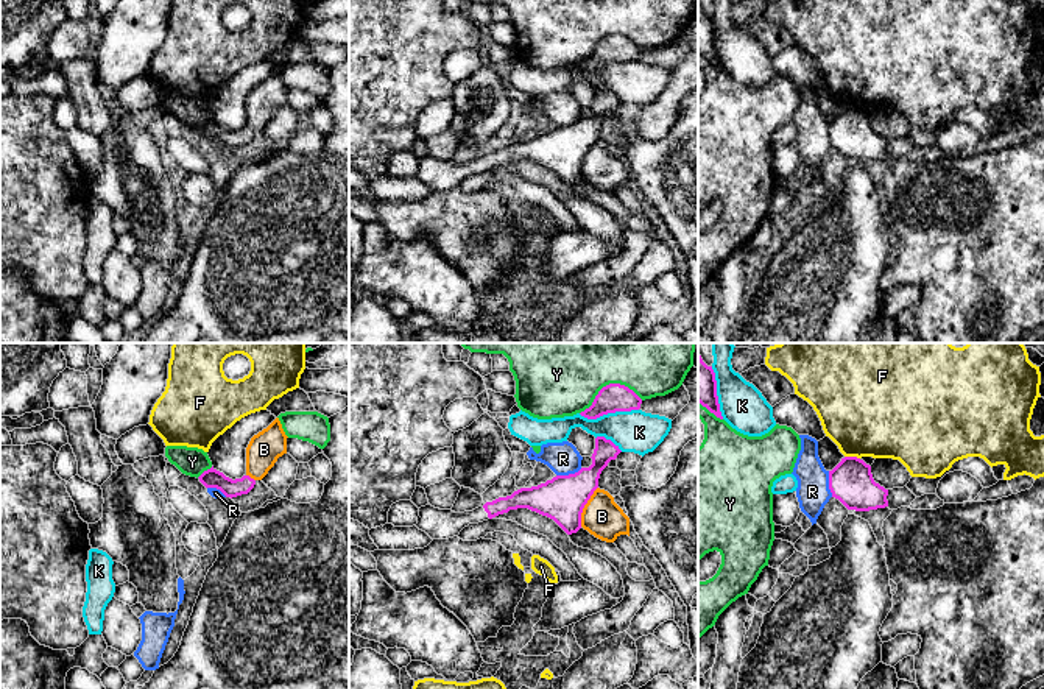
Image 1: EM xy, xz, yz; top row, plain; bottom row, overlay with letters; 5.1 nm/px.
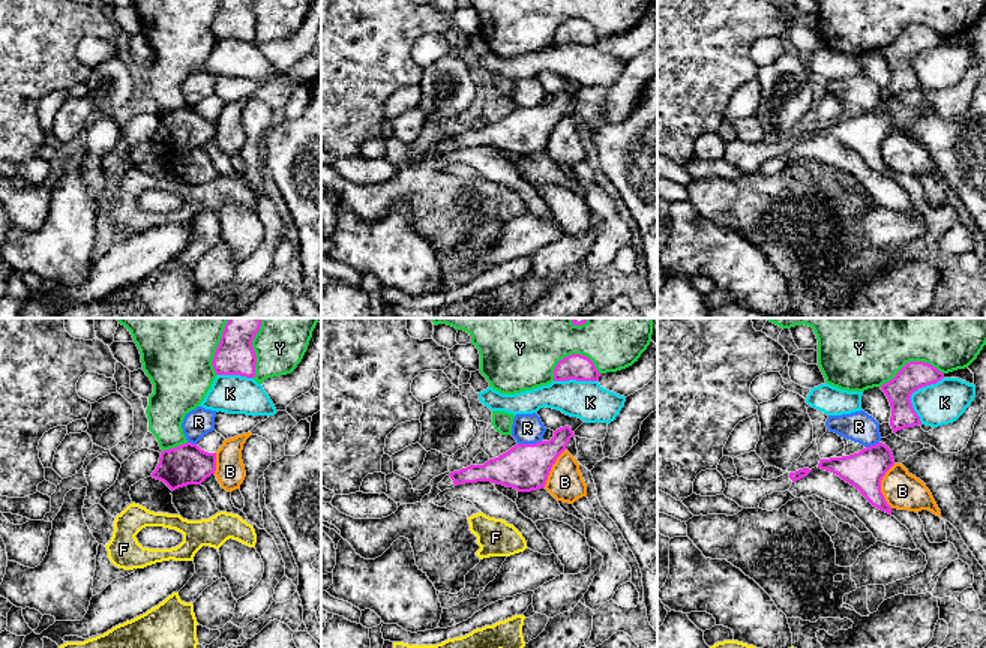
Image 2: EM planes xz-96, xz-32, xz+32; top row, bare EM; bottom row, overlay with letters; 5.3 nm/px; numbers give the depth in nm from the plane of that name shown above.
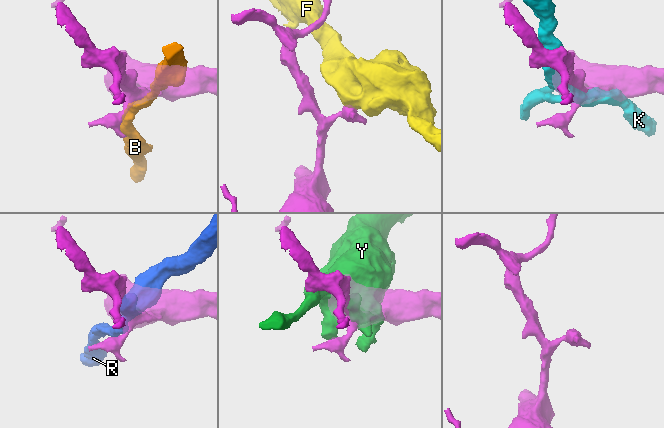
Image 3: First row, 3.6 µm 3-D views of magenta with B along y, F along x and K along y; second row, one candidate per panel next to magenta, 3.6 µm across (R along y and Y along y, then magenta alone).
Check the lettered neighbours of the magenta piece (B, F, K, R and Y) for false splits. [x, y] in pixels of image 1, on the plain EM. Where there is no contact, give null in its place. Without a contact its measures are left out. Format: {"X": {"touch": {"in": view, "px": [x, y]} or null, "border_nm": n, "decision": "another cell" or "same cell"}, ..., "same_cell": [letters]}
{"B": {"touch": {"in": "xz", "px": [583, 158]}, "border_nm": 220, "decision": "another cell"}, "F": {"touch": {"in": "yz", "px": [853, 108]}, "border_nm": 80, "decision": "another cell"}, "K": {"touch": {"in": "xz", "px": [608, 63]}, "border_nm": 320, "decision": "another cell"}, "R": {"touch": {"in": "yz", "px": [829, 134]}, "border_nm": 140, "decision": "another cell"}, "Y": {"touch": {"in": "xz", "px": [610, 35]}, "border_nm": 340, "decision": "another cell"}, "same_cell": []}

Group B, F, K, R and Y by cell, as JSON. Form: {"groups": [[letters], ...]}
{"groups": [["B"], ["F"], ["K"], ["R"], ["Y"]]}

